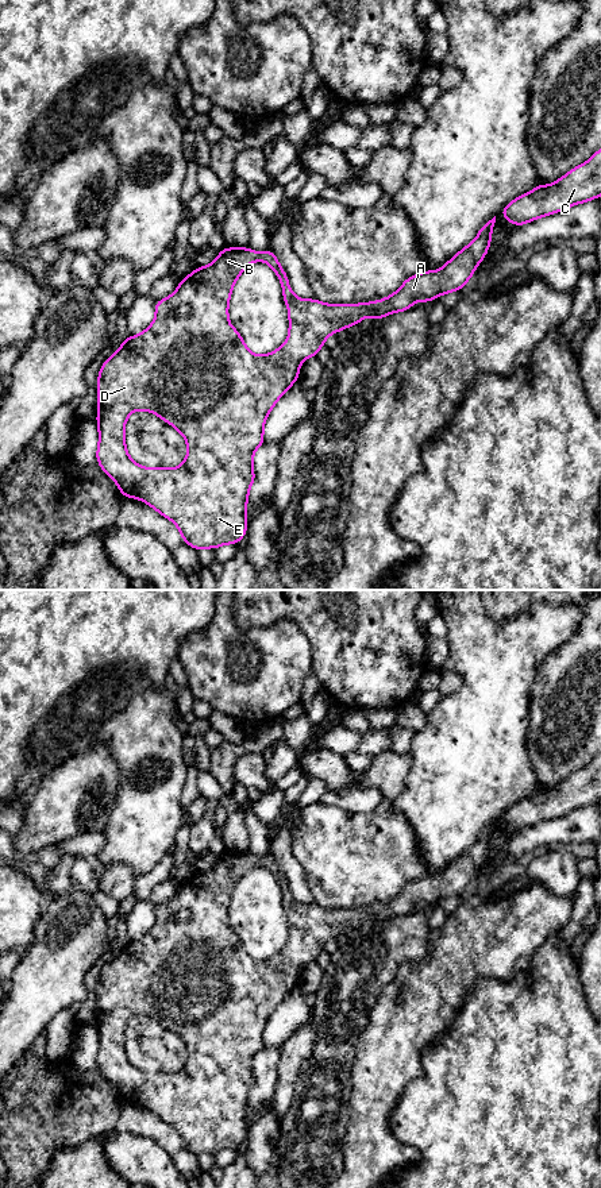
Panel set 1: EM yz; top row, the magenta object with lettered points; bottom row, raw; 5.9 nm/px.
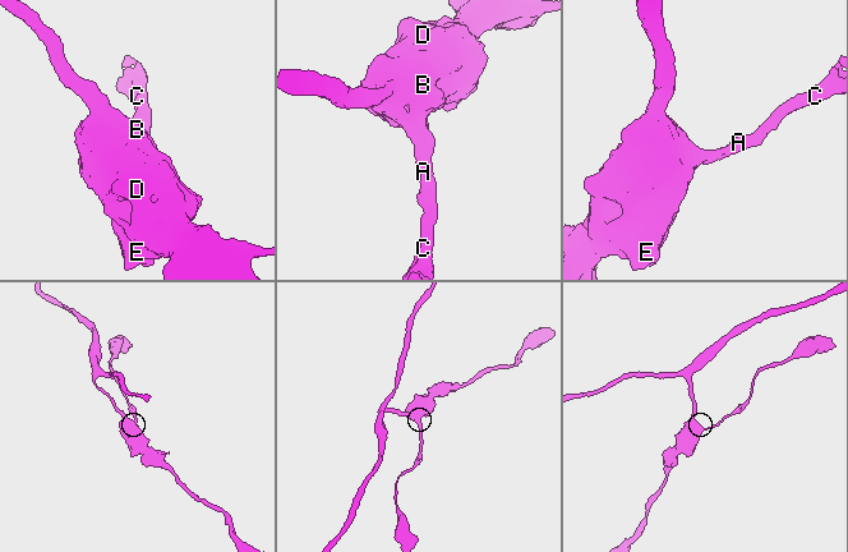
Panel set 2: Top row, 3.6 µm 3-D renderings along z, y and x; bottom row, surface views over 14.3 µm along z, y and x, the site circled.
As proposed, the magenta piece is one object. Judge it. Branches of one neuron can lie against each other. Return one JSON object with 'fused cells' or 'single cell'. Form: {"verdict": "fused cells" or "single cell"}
{"verdict": "single cell"}

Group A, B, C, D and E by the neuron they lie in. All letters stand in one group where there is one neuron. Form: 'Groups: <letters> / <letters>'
Groups: A B C D E

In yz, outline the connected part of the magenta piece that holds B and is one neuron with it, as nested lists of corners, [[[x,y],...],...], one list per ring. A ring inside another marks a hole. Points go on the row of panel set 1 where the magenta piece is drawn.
[[[496,216],[481,227],[474,242],[454,255],[440,270],[425,270],[409,277],[389,297],[365,304],[331,305],[316,298],[297,298],[290,289],[285,270],[273,251],[257,252],[249,247],[226,247],[211,265],[196,267],[192,274],[182,278],[173,294],[157,301],[155,319],[151,325],[136,336],[128,336],[119,350],[103,363],[97,378],[99,410],[96,421],[99,425],[99,448],[96,458],[99,466],[116,482],[123,497],[140,500],[163,517],[172,520],[182,535],[182,540],[196,551],[203,548],[216,549],[224,544],[238,544],[247,529],[249,490],[255,479],[253,468],[254,452],[265,441],[263,425],[270,410],[281,396],[297,382],[300,364],[307,358],[317,355],[328,335],[358,325],[363,317],[380,320],[394,312],[408,310],[416,301],[431,302],[440,294],[461,290],[485,258],[494,223]],[[257,261],[266,262],[277,274],[289,313],[286,342],[278,350],[266,355],[254,355],[246,347],[240,333],[228,321],[231,290],[244,269]],[[178,305],[186,305],[189,313],[176,316],[173,310]],[[134,410],[147,410],[157,414],[185,437],[188,455],[177,468],[146,468],[130,458],[126,450],[124,425]]]

